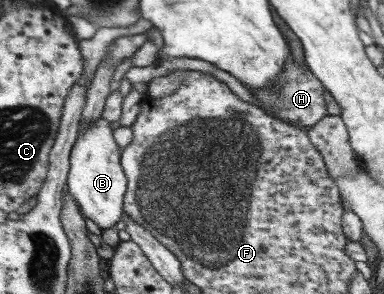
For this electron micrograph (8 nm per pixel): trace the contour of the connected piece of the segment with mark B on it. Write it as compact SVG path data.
M100 117L85 126L77 136L73 148L72 170L68 188L86 218L93 220L101 230L112 228L122 218L122 202L125 202L128 177L120 166L120 148L112 136L114 126Z

